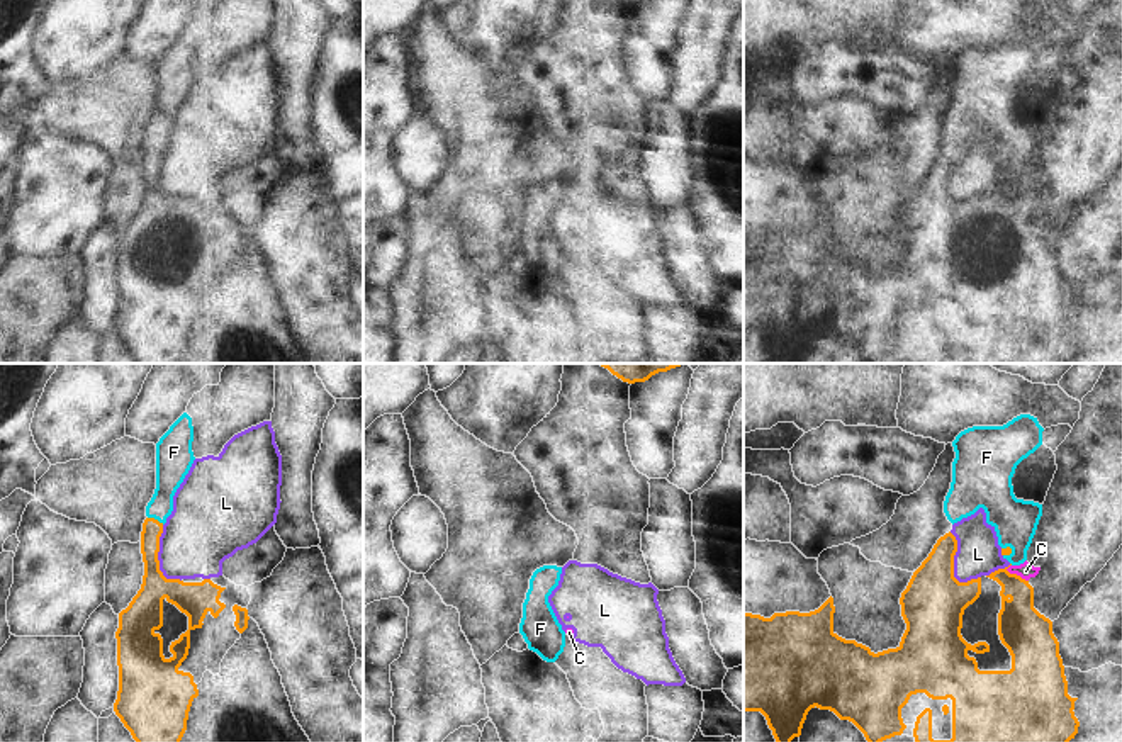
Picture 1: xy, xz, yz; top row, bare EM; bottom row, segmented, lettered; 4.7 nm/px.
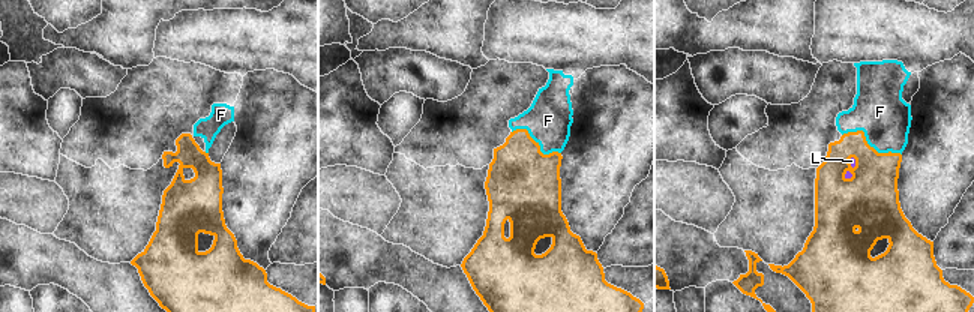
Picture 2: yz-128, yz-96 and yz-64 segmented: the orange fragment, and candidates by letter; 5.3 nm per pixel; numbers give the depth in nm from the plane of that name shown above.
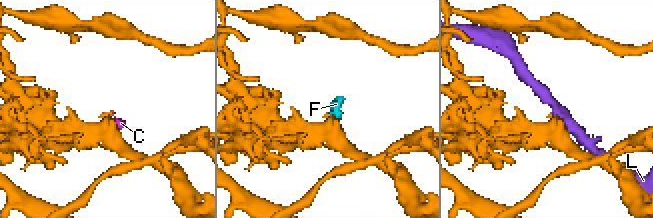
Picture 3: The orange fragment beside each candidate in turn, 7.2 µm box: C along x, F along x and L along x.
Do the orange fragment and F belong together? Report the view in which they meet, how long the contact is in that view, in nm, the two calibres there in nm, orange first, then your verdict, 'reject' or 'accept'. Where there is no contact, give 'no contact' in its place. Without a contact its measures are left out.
xy | 90 nm | 100/140 nm | accept

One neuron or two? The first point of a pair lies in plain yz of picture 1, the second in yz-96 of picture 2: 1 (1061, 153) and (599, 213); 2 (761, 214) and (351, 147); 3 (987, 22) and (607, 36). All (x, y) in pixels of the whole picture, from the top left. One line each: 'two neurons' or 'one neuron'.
1: one neuron
2: two neurons
3: one neuron

